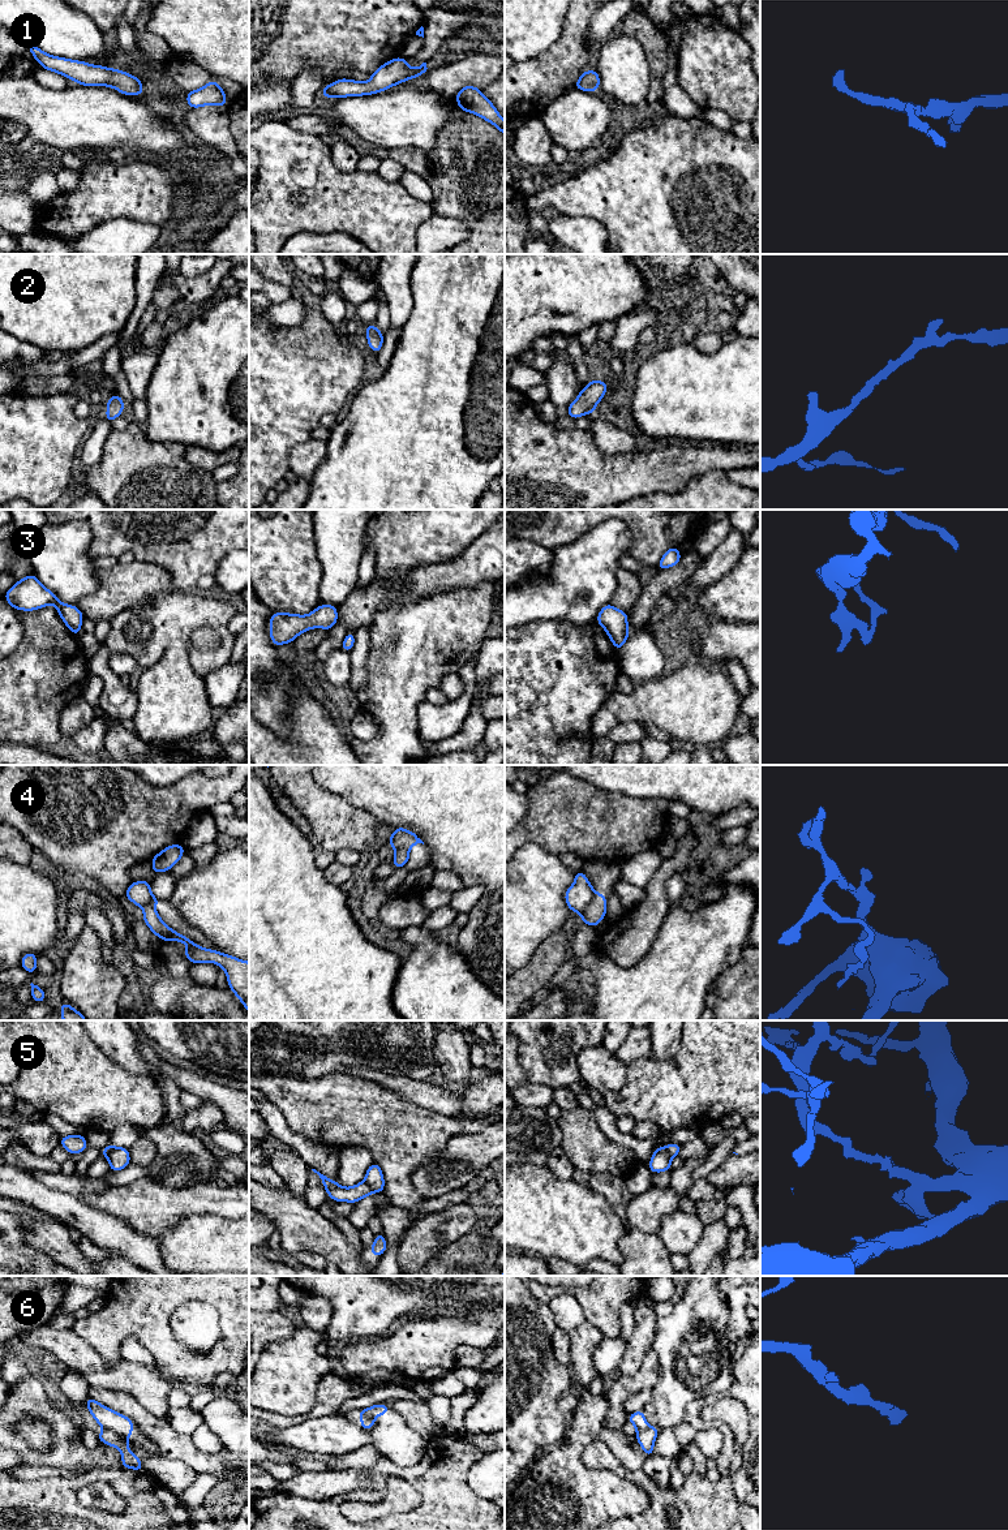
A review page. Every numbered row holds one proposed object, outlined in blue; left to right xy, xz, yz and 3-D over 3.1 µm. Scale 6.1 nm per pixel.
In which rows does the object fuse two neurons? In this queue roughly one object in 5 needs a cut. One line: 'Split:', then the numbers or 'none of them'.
Split: 4, 5, 6

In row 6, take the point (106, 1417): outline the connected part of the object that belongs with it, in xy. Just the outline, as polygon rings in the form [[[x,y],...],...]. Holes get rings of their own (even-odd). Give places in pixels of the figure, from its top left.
[[[87,1397],[85,1405],[94,1421],[104,1428],[112,1430],[126,1439],[133,1434],[134,1423],[128,1417],[113,1411],[91,1397]]]

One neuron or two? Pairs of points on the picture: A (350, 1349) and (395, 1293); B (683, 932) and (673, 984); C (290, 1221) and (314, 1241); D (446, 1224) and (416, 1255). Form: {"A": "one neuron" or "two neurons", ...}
{"A": "two neurons", "B": "one neuron", "C": "one neuron", "D": "one neuron"}

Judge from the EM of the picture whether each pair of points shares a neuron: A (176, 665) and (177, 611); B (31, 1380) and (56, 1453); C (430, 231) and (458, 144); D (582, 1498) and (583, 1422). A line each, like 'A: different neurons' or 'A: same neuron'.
A: different neurons
B: same neuron
C: different neurons
D: same neuron

